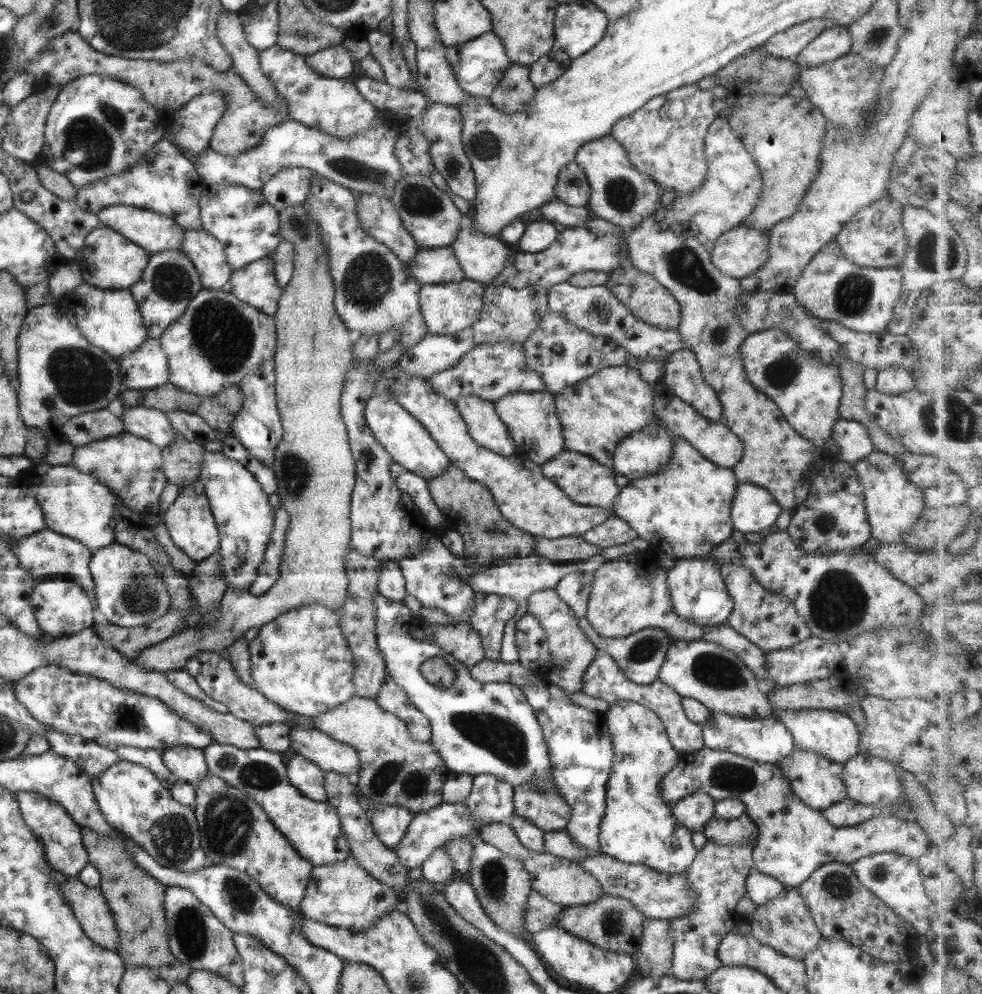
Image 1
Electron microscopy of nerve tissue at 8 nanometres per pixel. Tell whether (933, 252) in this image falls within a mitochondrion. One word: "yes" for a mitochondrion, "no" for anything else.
yes

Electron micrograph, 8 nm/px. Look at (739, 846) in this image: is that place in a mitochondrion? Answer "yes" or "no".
no

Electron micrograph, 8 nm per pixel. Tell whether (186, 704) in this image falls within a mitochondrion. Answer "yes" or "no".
no

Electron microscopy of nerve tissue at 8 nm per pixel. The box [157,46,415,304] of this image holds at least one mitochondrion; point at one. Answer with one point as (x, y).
(349, 167)

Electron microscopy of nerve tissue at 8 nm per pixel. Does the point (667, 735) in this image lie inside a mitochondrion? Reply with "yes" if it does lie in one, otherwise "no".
no

